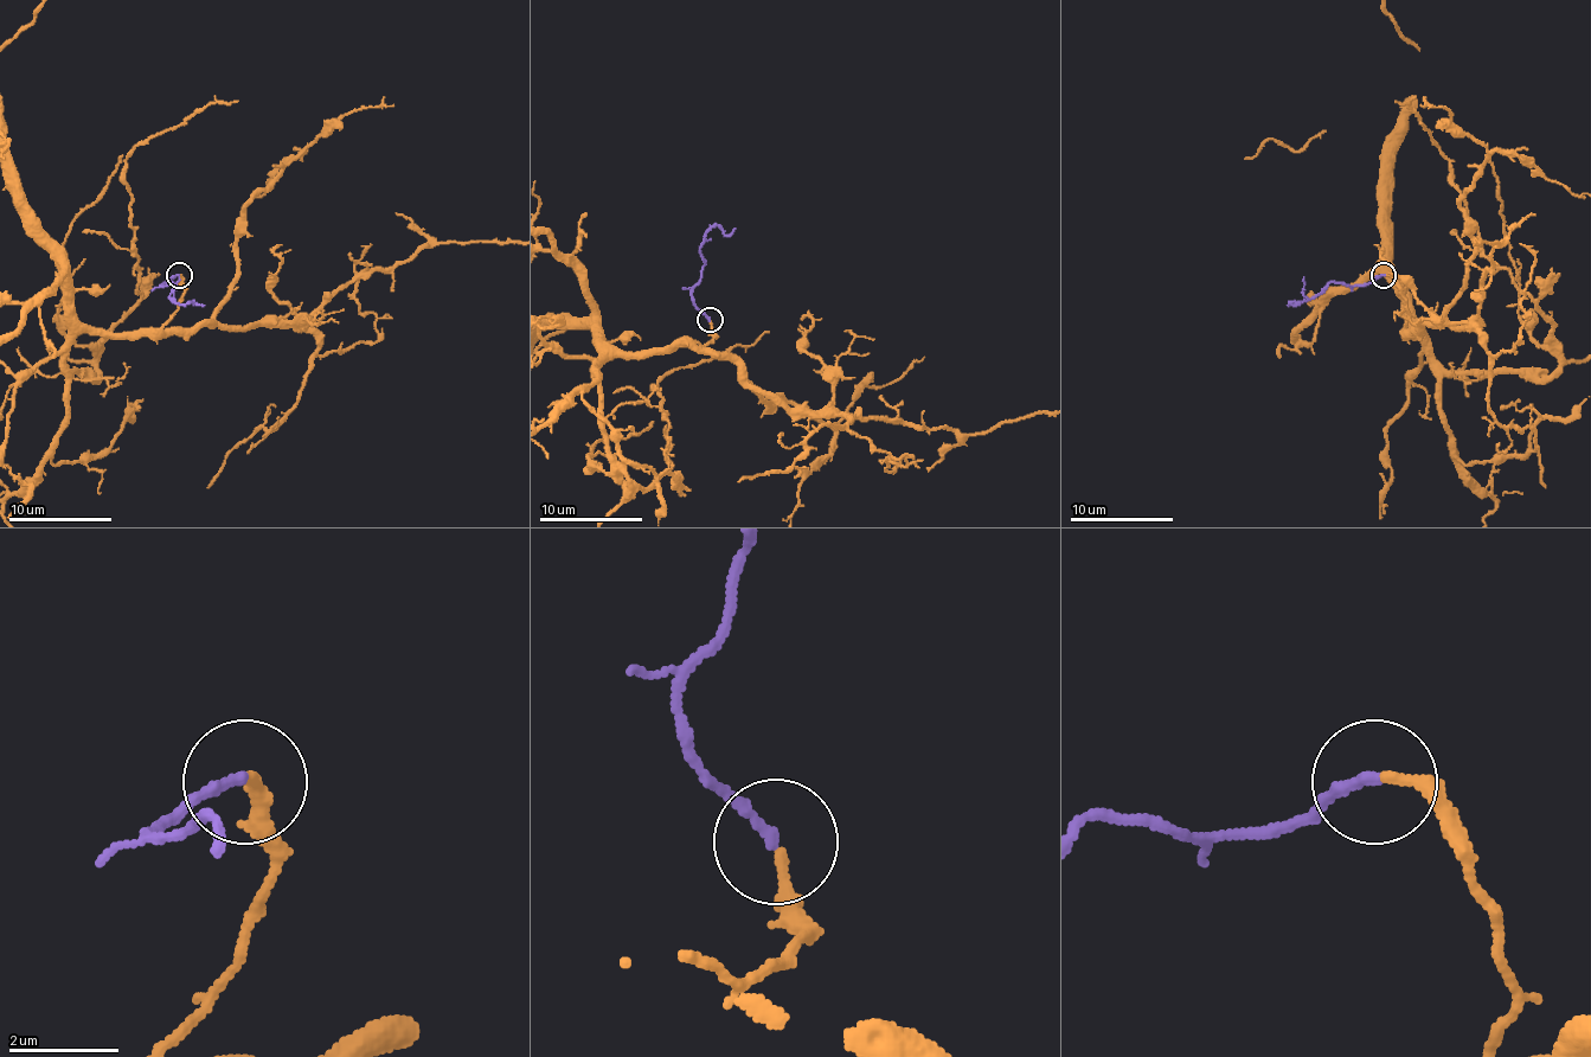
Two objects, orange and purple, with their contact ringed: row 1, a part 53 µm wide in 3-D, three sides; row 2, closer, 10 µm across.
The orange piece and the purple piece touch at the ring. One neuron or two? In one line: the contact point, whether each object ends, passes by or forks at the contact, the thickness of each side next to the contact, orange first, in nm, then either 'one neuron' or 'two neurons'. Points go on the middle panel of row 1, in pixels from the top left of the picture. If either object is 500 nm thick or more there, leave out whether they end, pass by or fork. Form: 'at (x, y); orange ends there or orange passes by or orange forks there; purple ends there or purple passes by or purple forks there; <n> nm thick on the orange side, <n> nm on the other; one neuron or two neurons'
at (710, 319); orange ends there; purple ends there; 190 nm thick on the orange side, 200 nm on the other; one neuron

